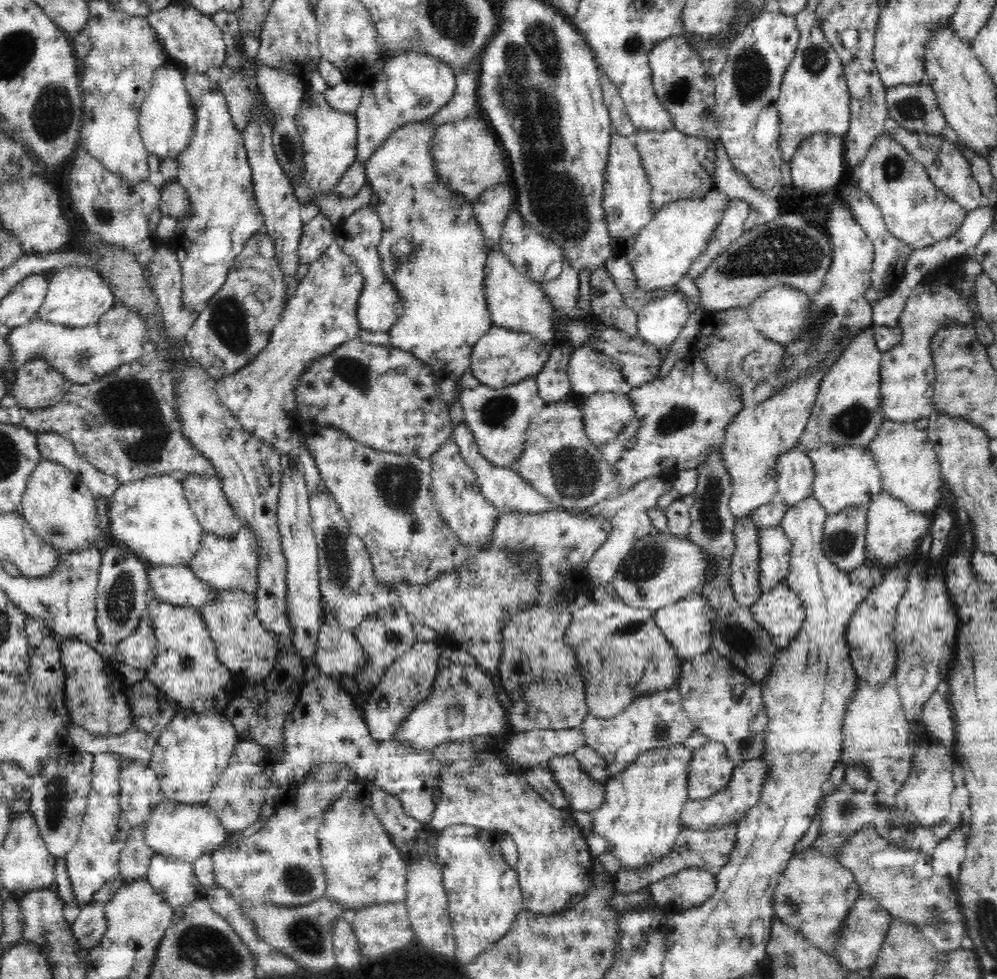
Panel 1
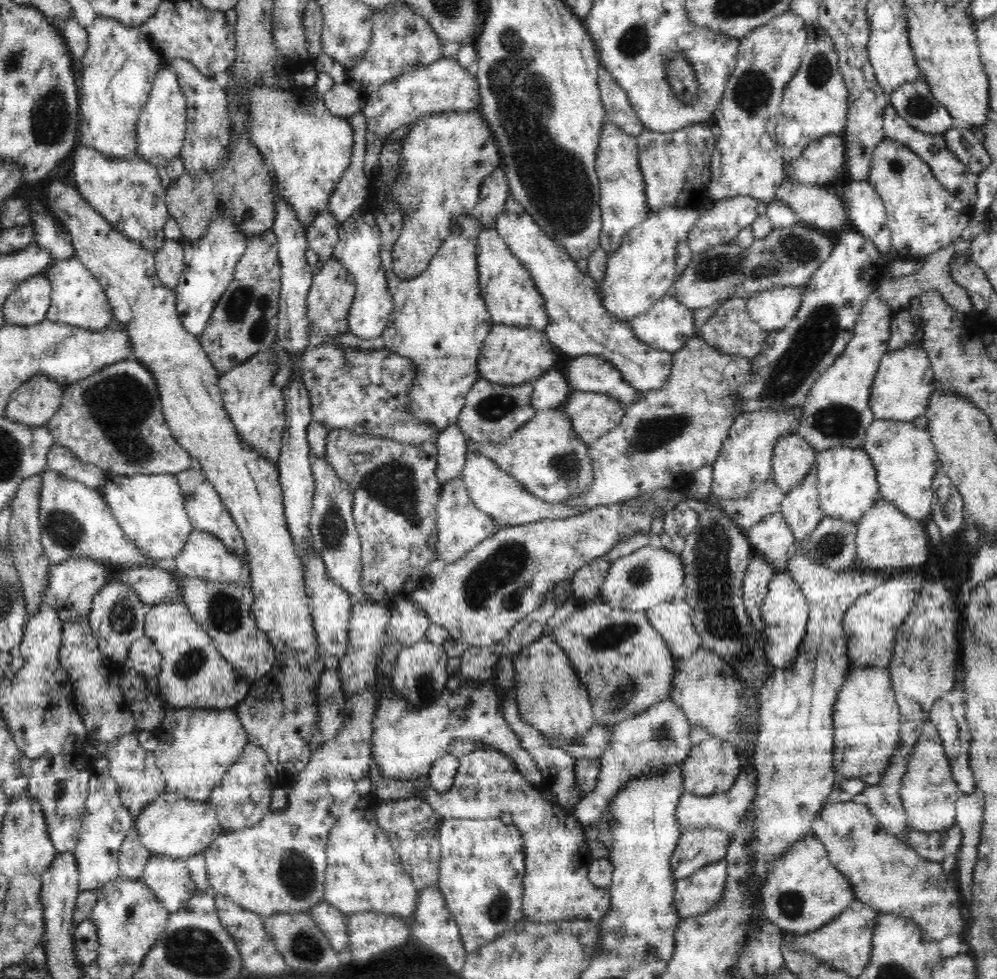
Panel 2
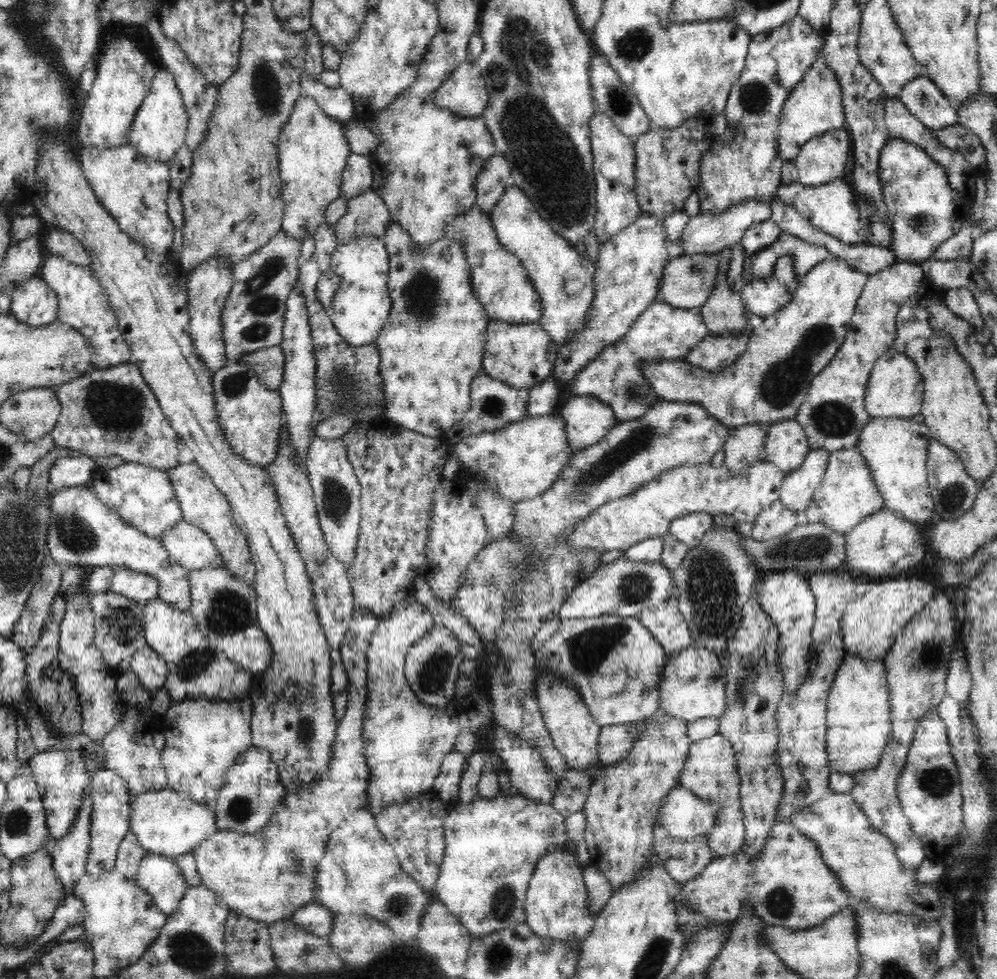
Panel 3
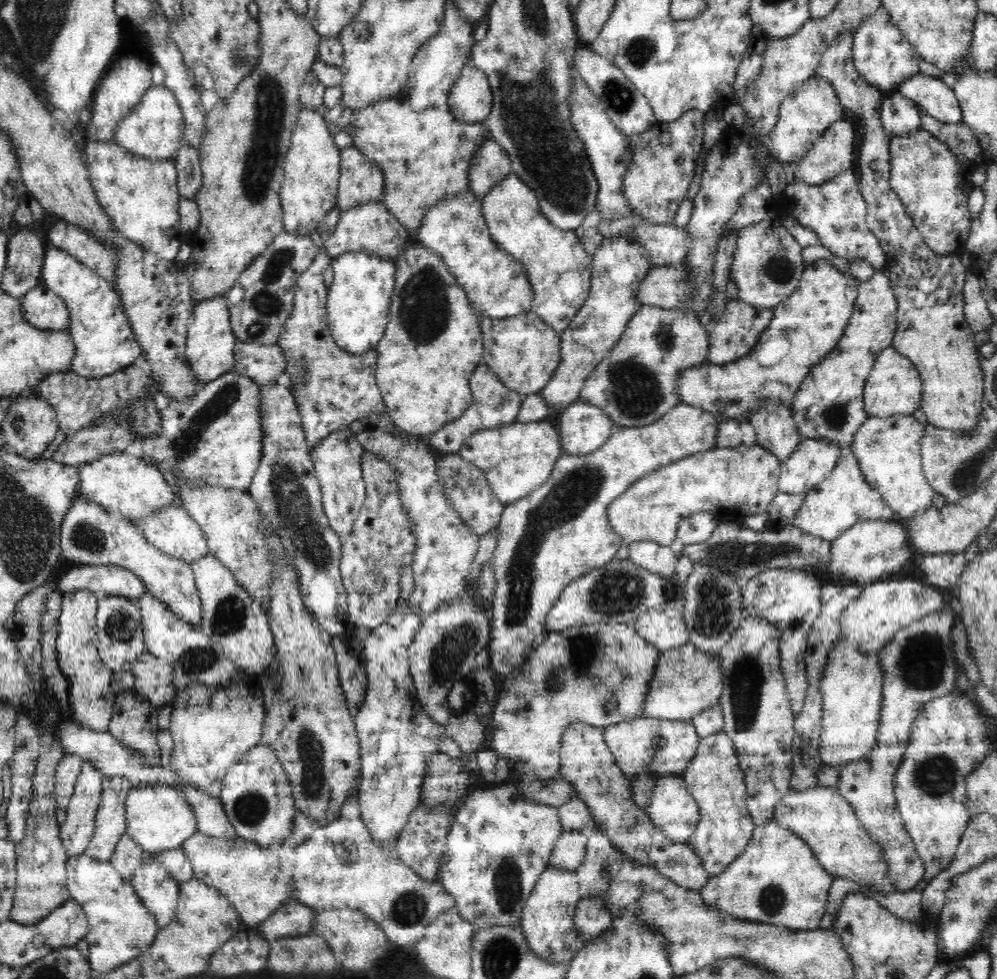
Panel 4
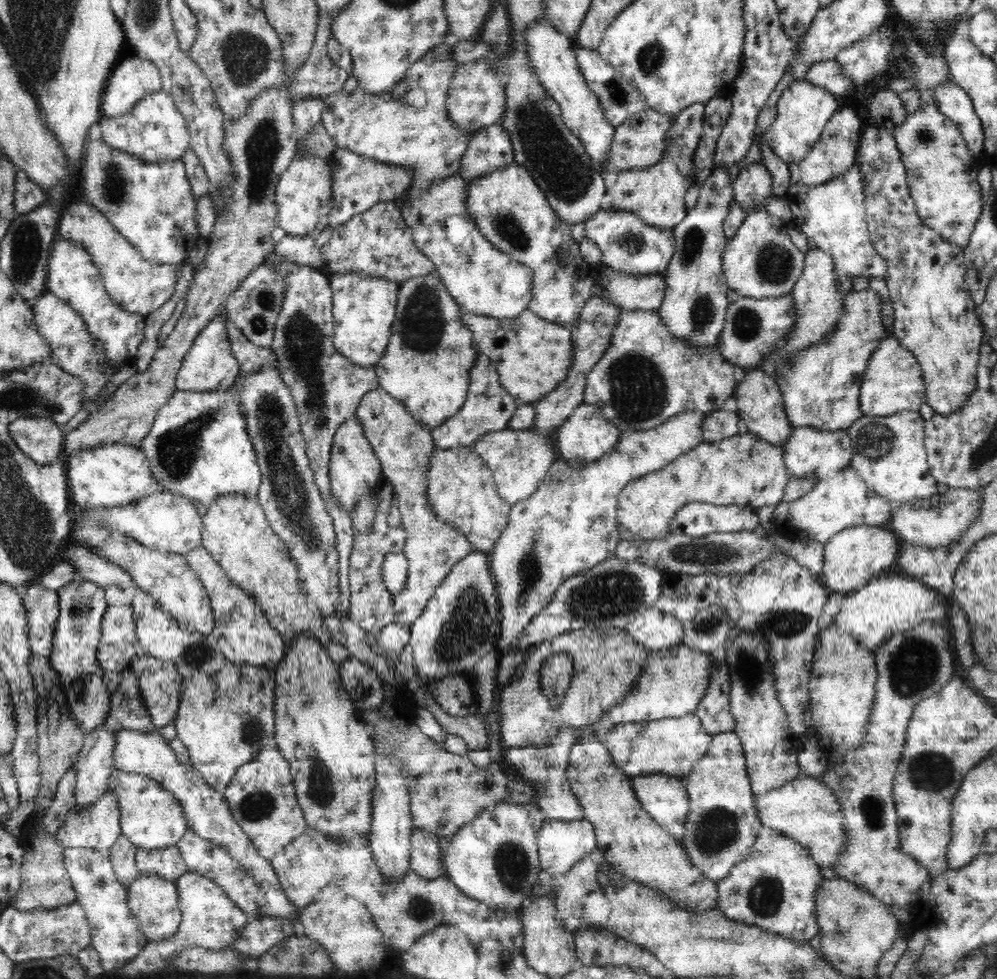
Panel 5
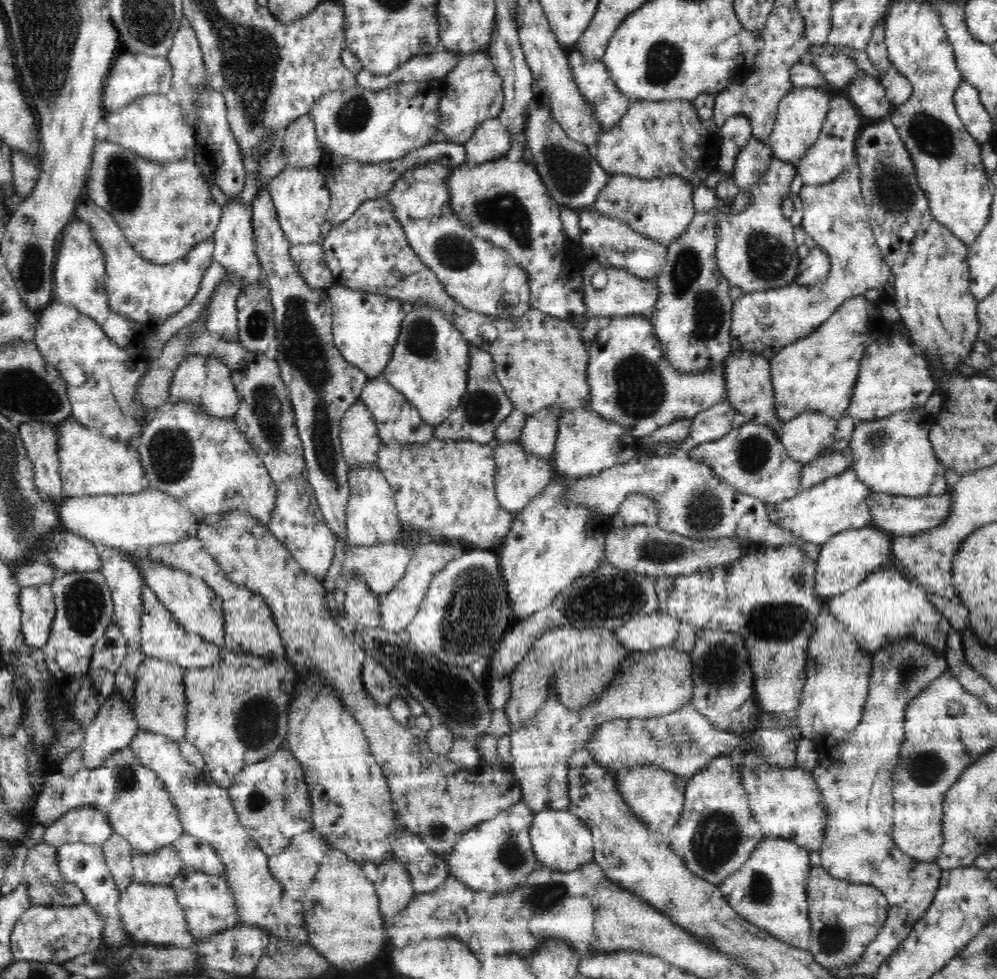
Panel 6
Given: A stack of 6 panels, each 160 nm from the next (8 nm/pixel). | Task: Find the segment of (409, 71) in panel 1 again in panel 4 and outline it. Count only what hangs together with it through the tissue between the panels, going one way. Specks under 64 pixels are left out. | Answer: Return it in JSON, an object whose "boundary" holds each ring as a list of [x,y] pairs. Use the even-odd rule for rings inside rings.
{"boundary":[[[471,60],[467,61],[460,77],[449,90],[447,103],[460,123],[482,123],[490,114],[493,92],[487,76]]]}

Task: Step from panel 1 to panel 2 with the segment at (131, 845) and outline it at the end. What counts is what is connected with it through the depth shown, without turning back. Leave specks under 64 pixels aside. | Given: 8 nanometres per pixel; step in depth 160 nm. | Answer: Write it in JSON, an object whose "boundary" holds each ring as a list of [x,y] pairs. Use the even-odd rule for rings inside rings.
{"boundary":[[[134,826],[126,835],[119,852],[120,876],[128,880],[142,878],[145,866],[152,856],[149,848],[146,848],[140,840],[139,832]]]}

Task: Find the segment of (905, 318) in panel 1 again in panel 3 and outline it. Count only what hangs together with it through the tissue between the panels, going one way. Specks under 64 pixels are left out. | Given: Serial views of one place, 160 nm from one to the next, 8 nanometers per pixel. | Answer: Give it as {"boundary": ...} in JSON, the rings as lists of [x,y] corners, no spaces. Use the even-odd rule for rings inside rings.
{"boundary":[[[888,349],[878,357],[871,370],[865,392],[865,409],[871,417],[878,419],[882,417],[912,419],[921,413],[924,387],[922,373],[918,370],[917,364],[905,354]]]}

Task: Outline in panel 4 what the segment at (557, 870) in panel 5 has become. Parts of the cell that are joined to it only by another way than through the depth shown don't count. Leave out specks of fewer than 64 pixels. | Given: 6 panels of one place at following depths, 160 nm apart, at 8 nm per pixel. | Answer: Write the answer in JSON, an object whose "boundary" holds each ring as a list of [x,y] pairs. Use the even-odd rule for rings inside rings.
{"boundary":[[[564,831],[552,851],[549,864],[575,872],[584,862],[586,851],[587,840],[582,831]]]}

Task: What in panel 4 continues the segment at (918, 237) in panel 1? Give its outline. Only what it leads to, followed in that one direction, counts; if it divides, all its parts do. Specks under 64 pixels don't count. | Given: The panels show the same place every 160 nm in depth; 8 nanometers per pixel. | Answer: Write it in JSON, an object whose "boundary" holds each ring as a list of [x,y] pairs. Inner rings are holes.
{"boundary":[[[920,127],[904,136],[892,136],[890,149],[890,187],[902,201],[904,211],[918,229],[924,243],[942,256],[956,252],[970,232],[968,196],[975,187],[972,178],[972,163],[962,155],[956,155],[944,142]]]}

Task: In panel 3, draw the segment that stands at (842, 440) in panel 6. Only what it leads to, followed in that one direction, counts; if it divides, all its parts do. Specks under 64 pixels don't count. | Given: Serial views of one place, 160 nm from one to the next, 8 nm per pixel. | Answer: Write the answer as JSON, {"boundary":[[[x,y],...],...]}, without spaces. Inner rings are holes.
{"boundary":[[[812,449],[804,464],[783,478],[780,502],[786,509],[796,512],[802,520],[820,488],[829,457],[830,453],[826,450]]]}

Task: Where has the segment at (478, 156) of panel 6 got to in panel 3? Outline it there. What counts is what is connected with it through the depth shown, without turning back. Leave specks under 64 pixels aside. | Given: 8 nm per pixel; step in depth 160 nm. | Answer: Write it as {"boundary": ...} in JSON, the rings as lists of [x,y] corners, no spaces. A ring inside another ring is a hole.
{"boundary":[[[502,155],[491,156],[478,173],[476,183],[477,202],[487,216],[493,212],[498,201],[509,186],[514,185],[511,177],[512,165]]]}

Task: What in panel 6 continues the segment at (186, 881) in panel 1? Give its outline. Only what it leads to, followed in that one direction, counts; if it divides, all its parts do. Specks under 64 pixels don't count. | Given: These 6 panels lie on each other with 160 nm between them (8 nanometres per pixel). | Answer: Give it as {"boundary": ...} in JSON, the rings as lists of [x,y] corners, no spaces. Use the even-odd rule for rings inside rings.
{"boundary":[[[133,882],[121,892],[118,911],[126,931],[140,944],[182,948],[194,945],[184,910],[177,902],[176,891],[171,885]]]}

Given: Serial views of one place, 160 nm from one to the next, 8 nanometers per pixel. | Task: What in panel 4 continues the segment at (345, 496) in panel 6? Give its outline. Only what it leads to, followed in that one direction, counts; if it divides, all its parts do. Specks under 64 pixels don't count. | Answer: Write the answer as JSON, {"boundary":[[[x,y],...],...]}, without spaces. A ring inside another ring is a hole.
{"boundary":[[[322,248],[314,262],[299,276],[294,308],[277,342],[287,355],[287,368],[295,384],[301,424],[310,450],[332,432],[347,428],[358,420],[387,412],[375,377],[377,350],[366,350],[362,354],[346,352],[338,346],[327,323],[328,288],[324,284],[323,274],[331,266],[331,259]]]}

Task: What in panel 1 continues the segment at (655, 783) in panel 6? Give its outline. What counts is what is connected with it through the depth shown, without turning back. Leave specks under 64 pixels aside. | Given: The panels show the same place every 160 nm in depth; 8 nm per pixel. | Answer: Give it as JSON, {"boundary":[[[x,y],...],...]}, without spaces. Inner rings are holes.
{"boundary":[[[763,757],[745,760],[735,765],[726,788],[706,800],[689,800],[684,805],[681,812],[681,821],[684,827],[706,831],[707,829],[719,829],[721,826],[732,823],[736,825],[738,821],[741,821],[746,816],[750,808],[759,803],[768,773],[769,764]]]}

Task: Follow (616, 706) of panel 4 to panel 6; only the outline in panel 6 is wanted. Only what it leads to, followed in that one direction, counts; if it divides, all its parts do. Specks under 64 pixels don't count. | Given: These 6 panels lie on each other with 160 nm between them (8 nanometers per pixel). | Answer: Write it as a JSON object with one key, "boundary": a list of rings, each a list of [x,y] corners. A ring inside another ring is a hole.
{"boundary":[[[562,625],[546,631],[509,674],[511,694],[503,710],[510,732],[534,720],[546,703],[549,689],[557,691],[560,702],[571,711],[580,712],[598,702],[629,654],[615,631],[606,628],[579,629]]]}

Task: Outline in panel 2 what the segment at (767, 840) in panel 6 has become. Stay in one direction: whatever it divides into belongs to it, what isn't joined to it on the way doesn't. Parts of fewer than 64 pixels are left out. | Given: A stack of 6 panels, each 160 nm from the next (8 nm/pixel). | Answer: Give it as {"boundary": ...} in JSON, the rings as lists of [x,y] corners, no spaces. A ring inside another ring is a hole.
{"boundary":[[[813,835],[794,843],[773,864],[763,898],[766,920],[793,935],[808,935],[826,927],[857,900],[849,880],[830,862],[825,844]],[[726,859],[699,868],[694,874],[675,879],[673,908],[681,919],[710,911],[726,888]]]}

